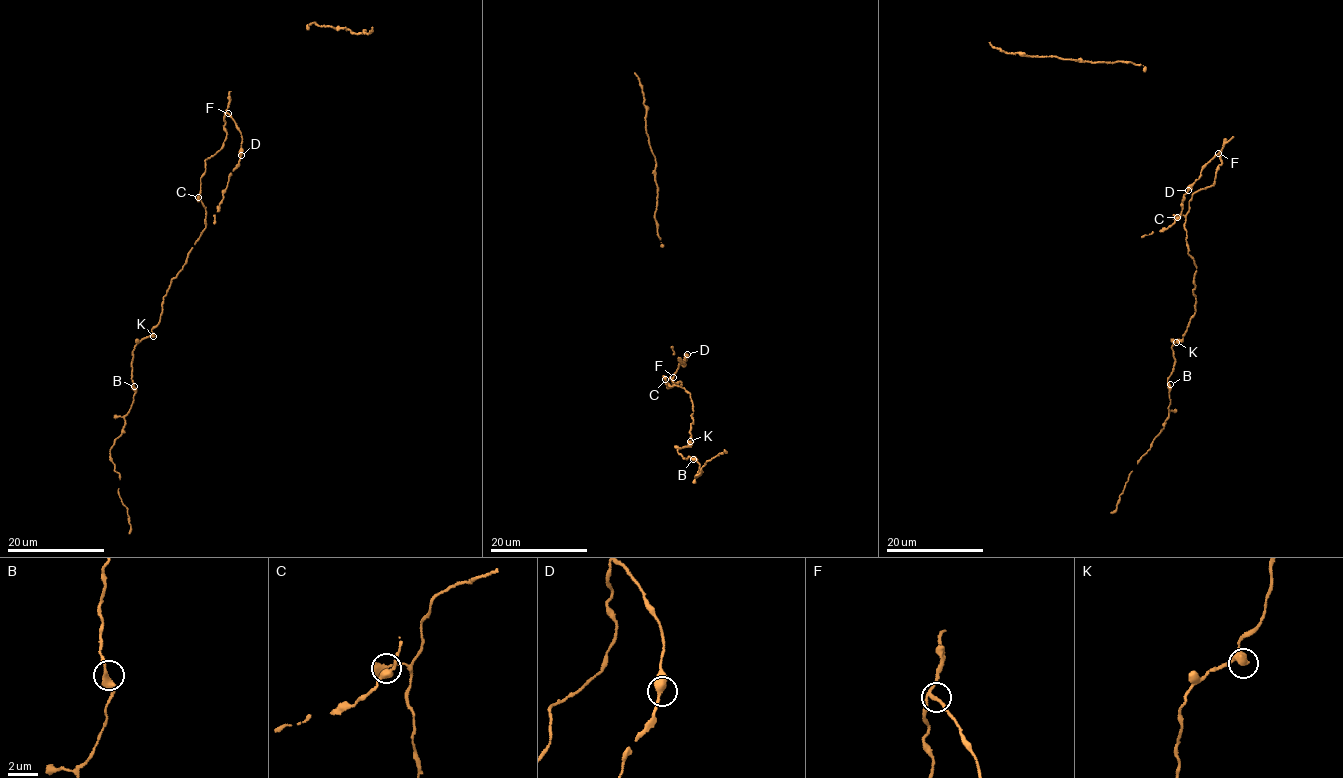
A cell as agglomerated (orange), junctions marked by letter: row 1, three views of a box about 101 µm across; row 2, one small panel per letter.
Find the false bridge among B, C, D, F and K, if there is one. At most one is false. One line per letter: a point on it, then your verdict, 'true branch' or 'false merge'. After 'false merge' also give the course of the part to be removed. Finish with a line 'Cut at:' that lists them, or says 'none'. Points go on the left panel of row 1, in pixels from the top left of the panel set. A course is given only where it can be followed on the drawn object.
B: (134, 386) | true branch
C: (198, 197) | true branch
D: (241, 155) | true branch
F: (228, 113) | true branch
K: (153, 336) | true branch
Cut at: none

